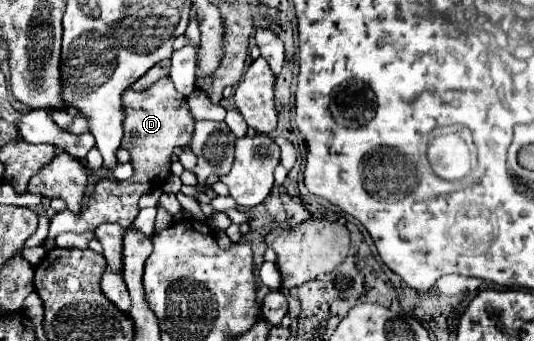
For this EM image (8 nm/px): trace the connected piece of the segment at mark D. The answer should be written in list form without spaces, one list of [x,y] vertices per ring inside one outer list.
[[[160,79],[158,83],[154,83],[150,89],[146,91],[132,91],[126,89],[122,93],[122,101],[124,101],[124,137],[122,137],[122,147],[128,149],[130,157],[132,157],[132,165],[134,165],[134,175],[126,181],[100,181],[96,185],[96,191],[90,199],[90,205],[84,207],[84,213],[76,215],[76,213],[56,213],[50,219],[50,233],[48,239],[44,241],[44,247],[50,251],[56,247],[54,237],[58,237],[60,233],[72,231],[72,233],[82,233],[86,231],[86,227],[98,227],[102,223],[118,223],[122,227],[130,227],[132,221],[136,219],[140,207],[138,207],[138,199],[160,187],[162,181],[166,183],[166,179],[172,175],[172,151],[178,145],[190,145],[192,137],[194,137],[194,125],[196,119],[192,117],[186,97],[182,93],[178,93],[172,85],[172,81]]]

